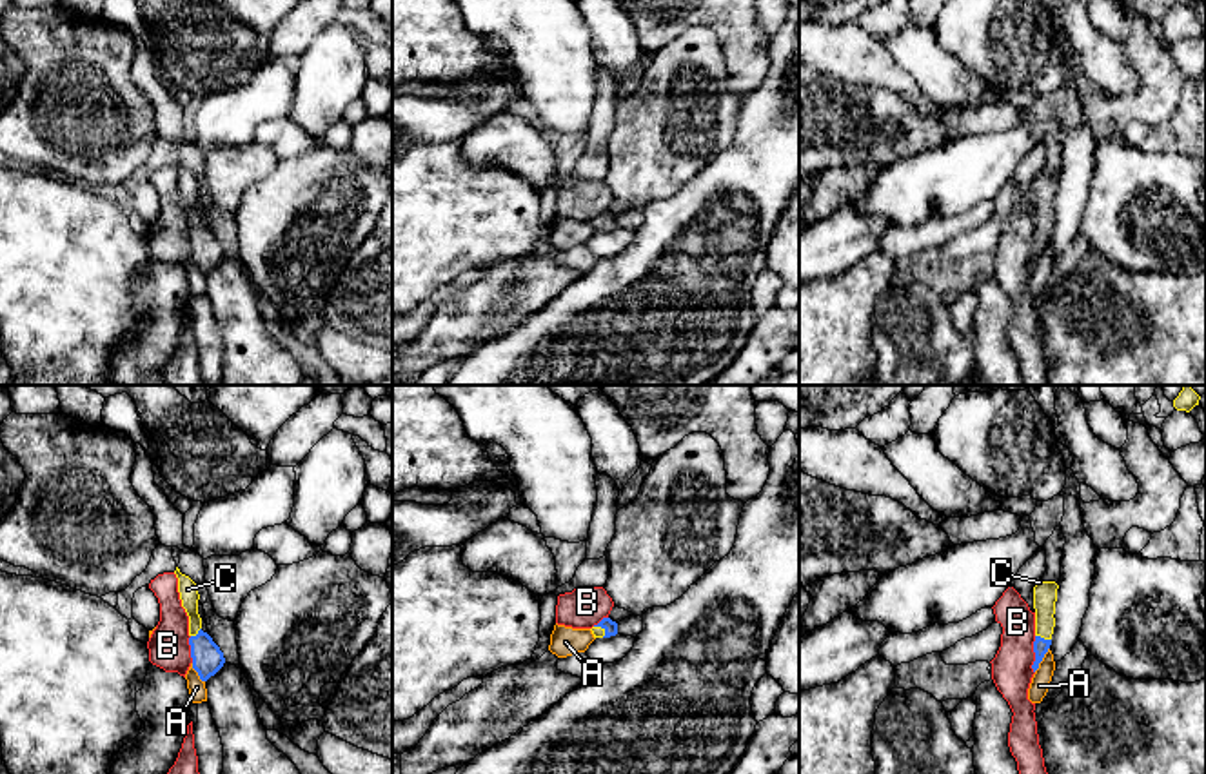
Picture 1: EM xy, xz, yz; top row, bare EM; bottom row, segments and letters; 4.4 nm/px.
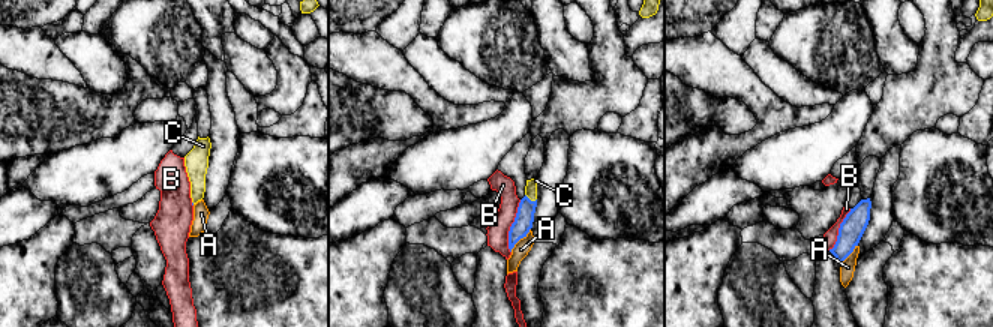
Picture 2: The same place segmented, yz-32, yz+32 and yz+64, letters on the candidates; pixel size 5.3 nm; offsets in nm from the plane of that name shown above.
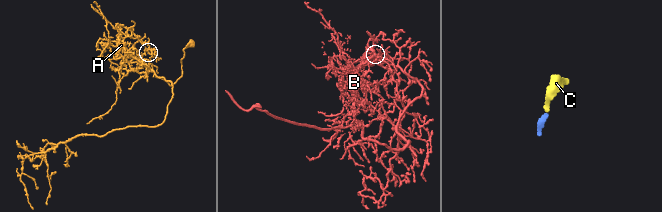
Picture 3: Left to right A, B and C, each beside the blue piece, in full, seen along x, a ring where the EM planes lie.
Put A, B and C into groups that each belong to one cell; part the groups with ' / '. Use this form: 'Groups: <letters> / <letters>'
Groups: A / B / C

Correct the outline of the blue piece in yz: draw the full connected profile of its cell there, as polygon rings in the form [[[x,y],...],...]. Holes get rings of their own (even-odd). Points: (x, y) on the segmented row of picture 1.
[[[1039,580],[1033,587],[1033,609],[1035,609],[1035,641],[1033,652],[1035,661],[1032,665],[1033,672],[1039,669],[1044,654],[1052,645],[1052,634],[1055,627],[1055,601],[1057,601],[1057,589],[1055,581],[1043,581]]]

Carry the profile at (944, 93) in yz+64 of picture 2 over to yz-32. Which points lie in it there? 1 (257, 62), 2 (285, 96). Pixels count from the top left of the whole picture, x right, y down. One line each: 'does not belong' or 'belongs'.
1: does not belong
2: belongs

